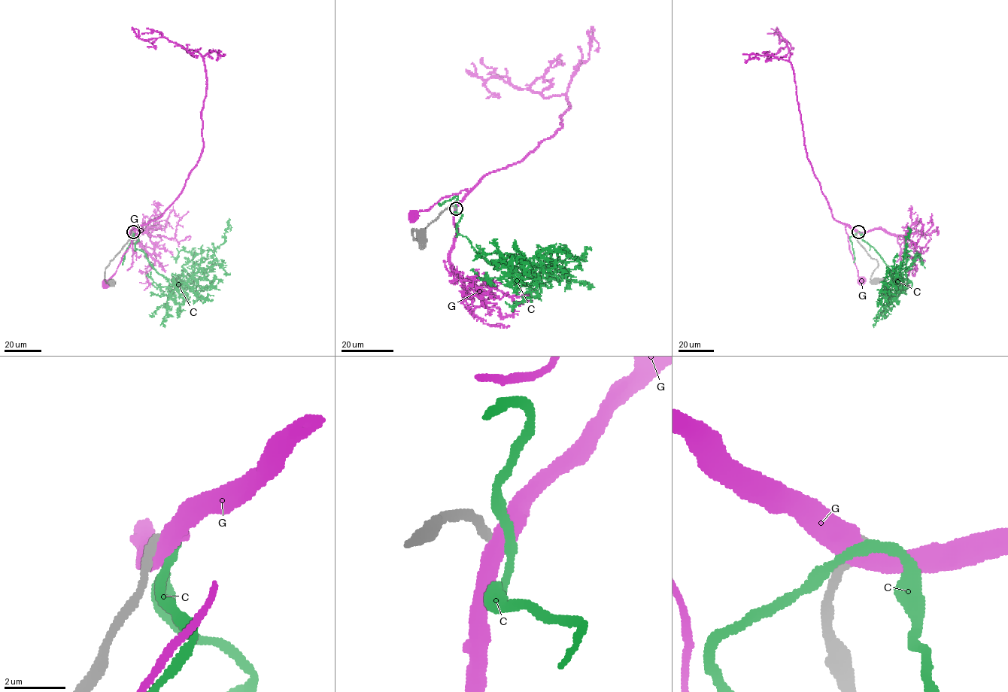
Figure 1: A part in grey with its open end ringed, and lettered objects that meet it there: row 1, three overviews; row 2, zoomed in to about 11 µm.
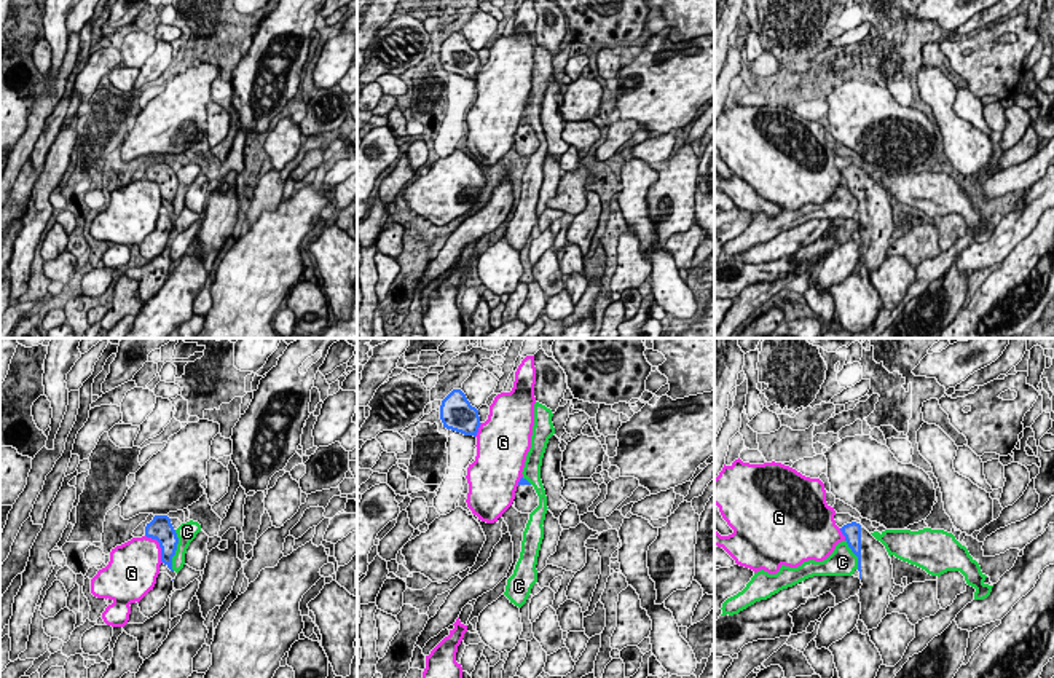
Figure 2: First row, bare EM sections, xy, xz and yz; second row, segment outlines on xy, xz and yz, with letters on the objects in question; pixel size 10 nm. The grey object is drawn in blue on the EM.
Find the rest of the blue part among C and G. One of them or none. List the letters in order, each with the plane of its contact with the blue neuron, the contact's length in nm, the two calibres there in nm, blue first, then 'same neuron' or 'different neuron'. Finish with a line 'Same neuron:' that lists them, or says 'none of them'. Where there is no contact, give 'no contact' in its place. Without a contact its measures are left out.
C: contact in xy; length 420 nm; calibres 240 and 190 nm; different neuron
G: contact in xy; length 340 nm; calibres 240 and 420 nm; different neuron
Same neuron: none of them

